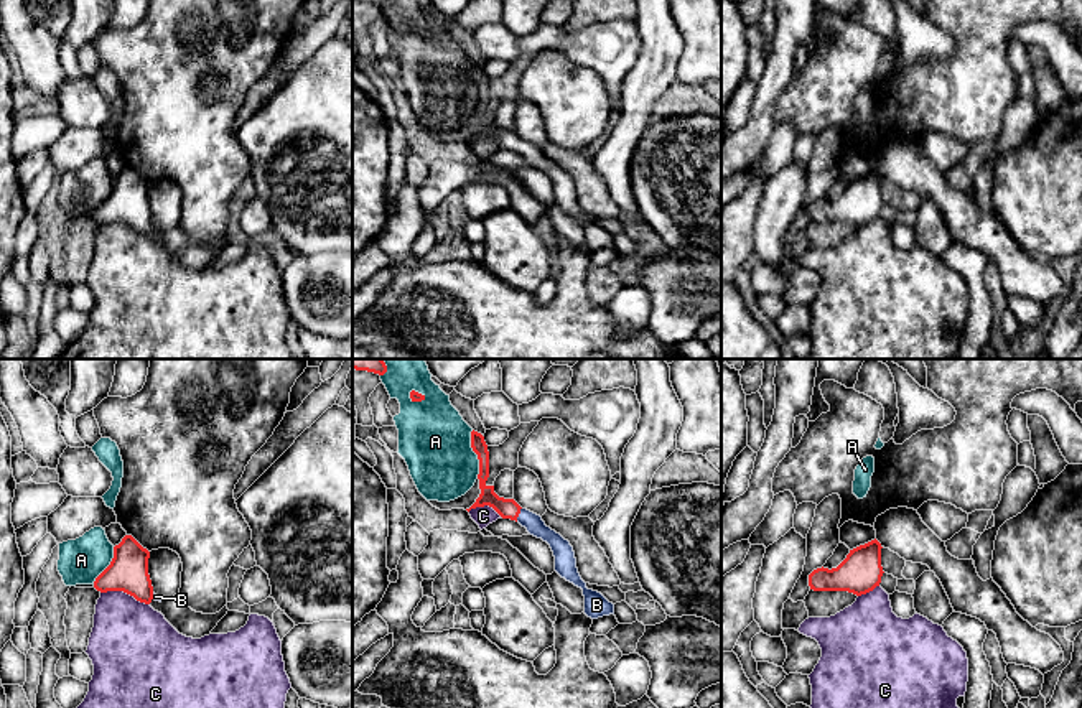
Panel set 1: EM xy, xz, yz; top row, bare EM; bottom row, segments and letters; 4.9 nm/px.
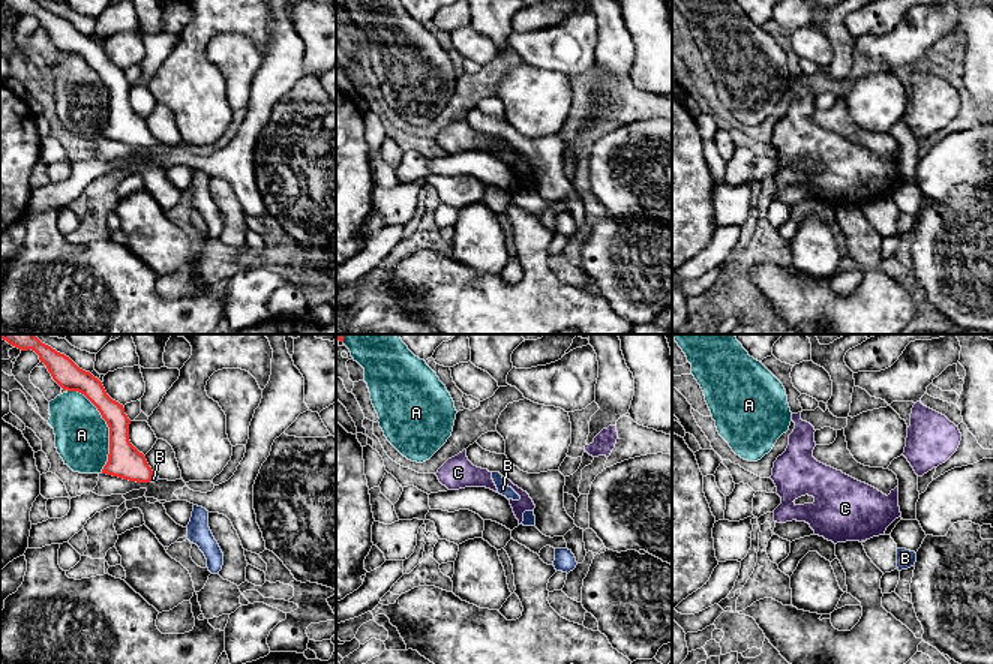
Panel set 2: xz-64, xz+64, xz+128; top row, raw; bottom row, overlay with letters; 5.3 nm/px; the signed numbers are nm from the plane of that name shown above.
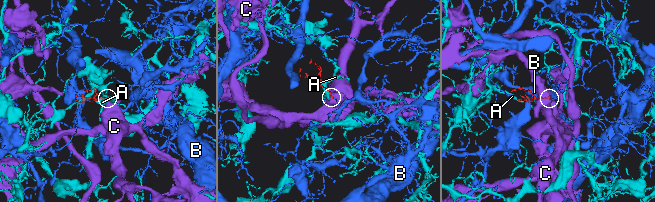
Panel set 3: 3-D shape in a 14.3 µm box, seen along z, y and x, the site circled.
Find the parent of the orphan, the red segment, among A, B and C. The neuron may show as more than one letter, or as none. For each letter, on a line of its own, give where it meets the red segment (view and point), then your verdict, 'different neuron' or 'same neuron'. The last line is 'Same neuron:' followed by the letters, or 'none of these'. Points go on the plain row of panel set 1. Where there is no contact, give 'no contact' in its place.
A: xz (476, 84) | different neuron
B: xz (519, 144) | same neuron
C: xy (125, 223) | different neuron
Same neuron: B

